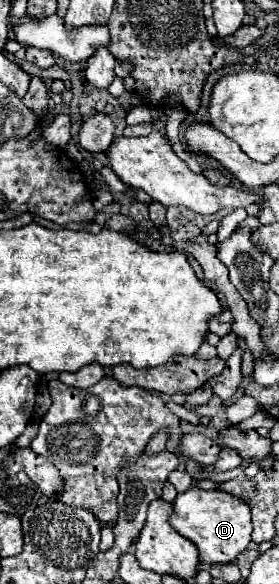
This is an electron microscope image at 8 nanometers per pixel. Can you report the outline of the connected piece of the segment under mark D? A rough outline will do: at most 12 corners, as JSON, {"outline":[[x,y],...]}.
{"outline":[[188,488],[170,526],[202,564],[232,562],[250,544],[250,508],[222,490]]}

